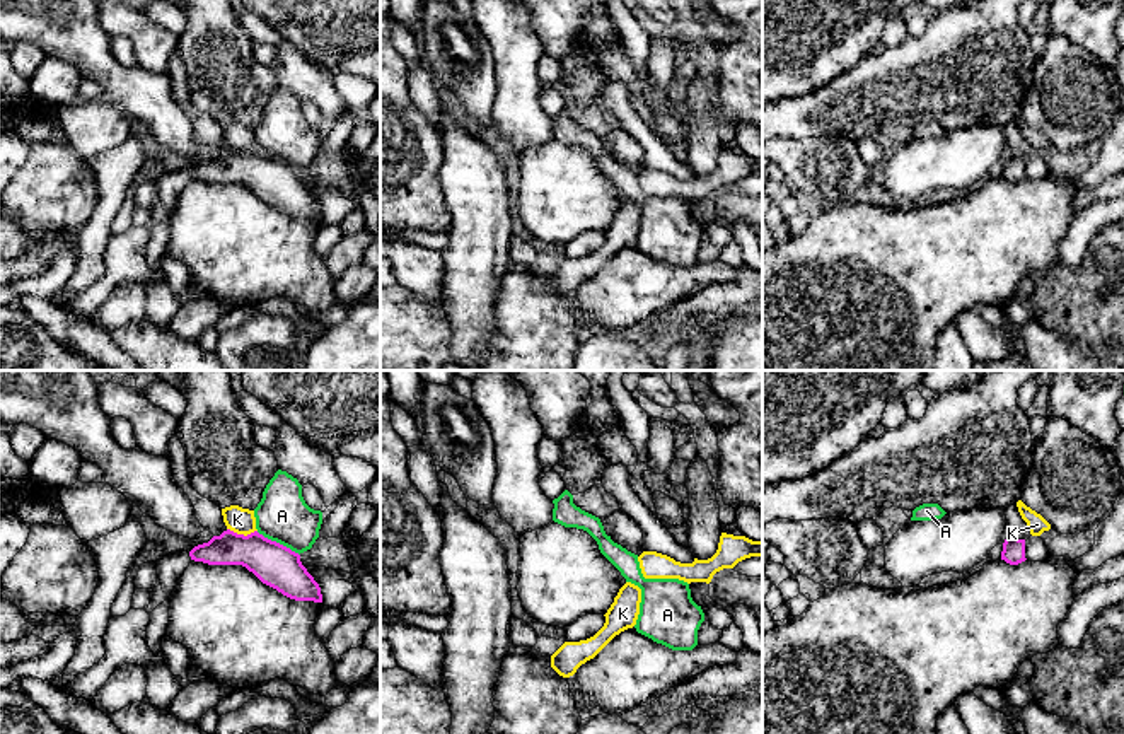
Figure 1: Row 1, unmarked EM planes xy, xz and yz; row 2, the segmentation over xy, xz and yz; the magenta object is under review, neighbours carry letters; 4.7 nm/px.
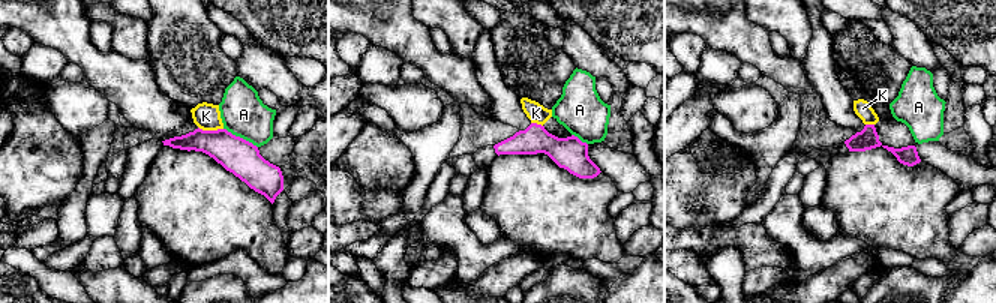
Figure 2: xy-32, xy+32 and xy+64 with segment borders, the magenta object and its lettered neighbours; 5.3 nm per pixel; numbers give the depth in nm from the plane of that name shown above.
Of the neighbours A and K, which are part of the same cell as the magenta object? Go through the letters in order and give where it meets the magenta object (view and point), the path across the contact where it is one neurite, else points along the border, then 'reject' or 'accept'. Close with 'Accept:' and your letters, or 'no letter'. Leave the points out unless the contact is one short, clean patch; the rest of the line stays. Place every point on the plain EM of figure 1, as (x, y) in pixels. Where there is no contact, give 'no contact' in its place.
A: xy (278, 161) | along xy (256, 149), (299, 173) | reject
K: xy (243, 152) | along xy (227, 145), (244, 152), (256, 149) | reject
Accept: no letter

